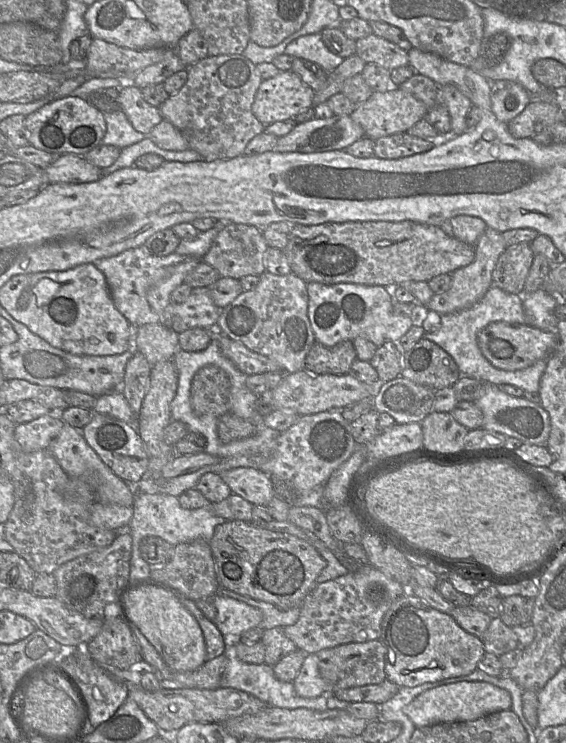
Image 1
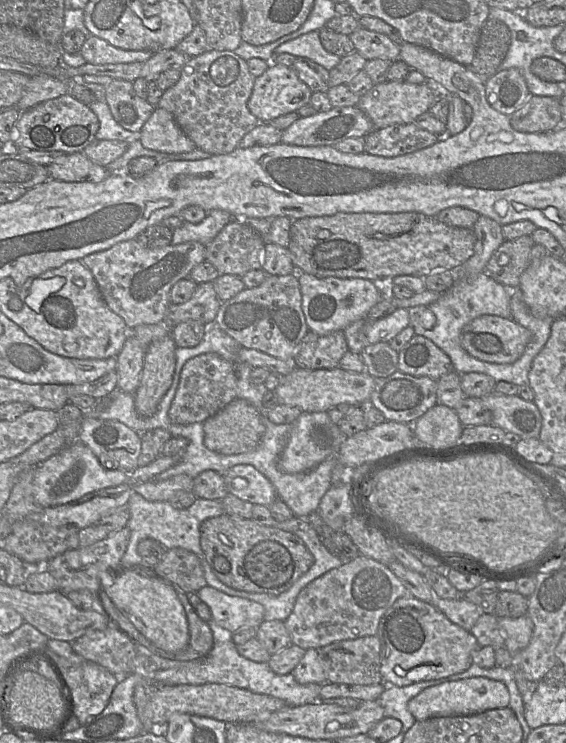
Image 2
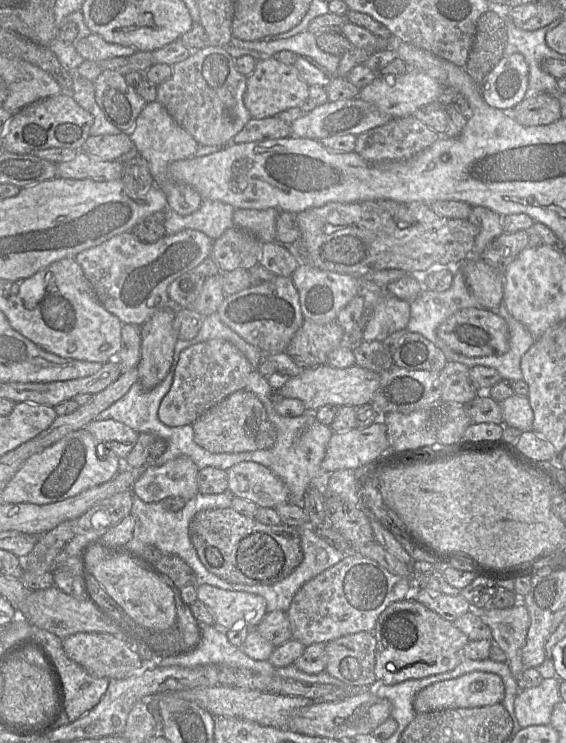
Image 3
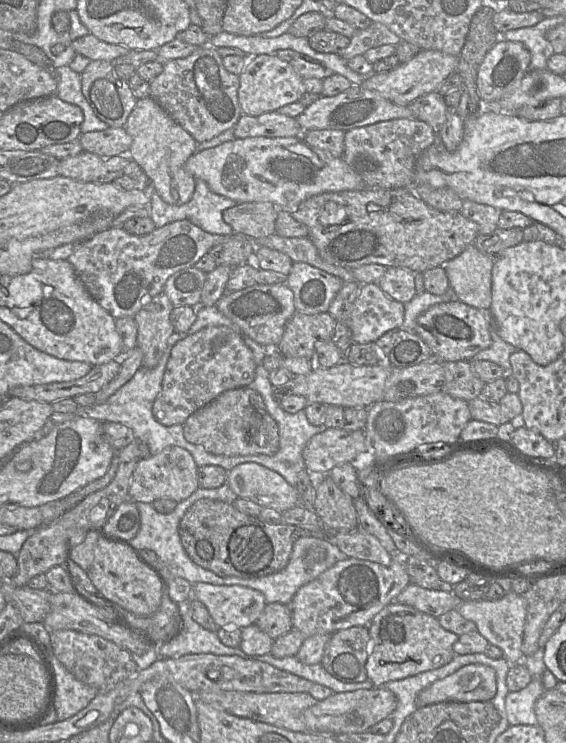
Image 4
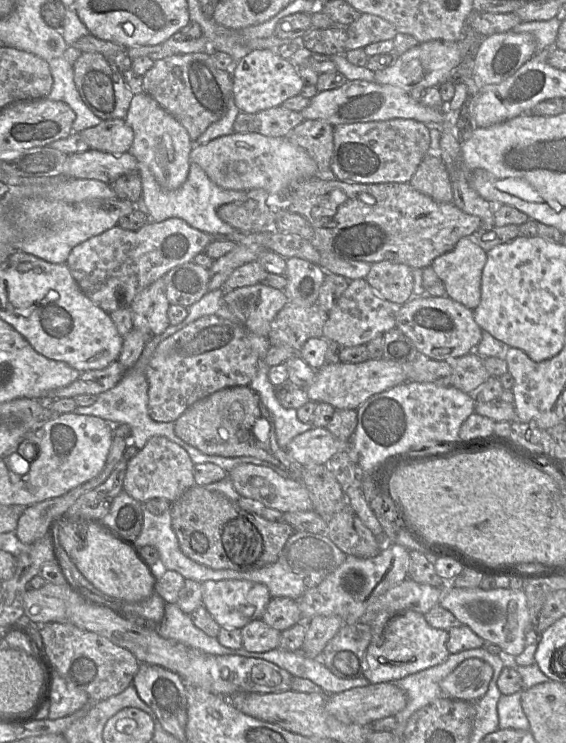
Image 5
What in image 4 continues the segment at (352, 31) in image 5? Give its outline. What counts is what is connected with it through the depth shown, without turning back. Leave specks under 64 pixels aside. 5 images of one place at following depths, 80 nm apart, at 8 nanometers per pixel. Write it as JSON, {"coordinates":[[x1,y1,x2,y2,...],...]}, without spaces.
{"coordinates":[[373,22,366,29,357,29,350,38,350,43,340,55,348,61,357,55,363,55,371,48,382,45,396,45,401,41,400,37,392,32,386,25]]}

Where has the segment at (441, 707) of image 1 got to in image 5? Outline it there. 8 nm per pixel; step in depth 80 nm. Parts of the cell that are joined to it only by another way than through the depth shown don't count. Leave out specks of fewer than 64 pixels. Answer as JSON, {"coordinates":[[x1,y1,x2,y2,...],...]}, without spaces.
{"coordinates":[[469,658,440,682,440,688,448,699,475,702,488,691,493,672,486,661]]}

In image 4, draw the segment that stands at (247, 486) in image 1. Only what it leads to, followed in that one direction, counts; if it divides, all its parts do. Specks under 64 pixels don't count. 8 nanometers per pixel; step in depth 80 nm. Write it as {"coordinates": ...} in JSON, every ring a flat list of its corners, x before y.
{"coordinates":[[244,462,229,470,227,484,239,498,280,513,300,505,295,486,277,472,257,463]]}

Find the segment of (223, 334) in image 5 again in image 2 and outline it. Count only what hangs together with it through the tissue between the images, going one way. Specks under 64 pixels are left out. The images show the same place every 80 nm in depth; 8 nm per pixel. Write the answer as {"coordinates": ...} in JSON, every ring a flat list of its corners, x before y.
{"coordinates":[[204,353,189,359,183,366,179,385,168,411,176,424,204,422,237,397,237,374,231,362,216,353]]}

